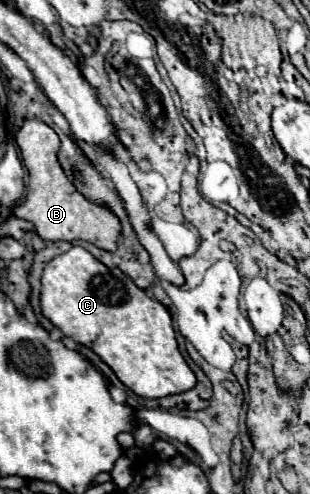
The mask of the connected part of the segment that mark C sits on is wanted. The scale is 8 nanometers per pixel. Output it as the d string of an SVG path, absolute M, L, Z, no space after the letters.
M72 247L44 267L40 281L42 315L66 337L92 349L138 397L158 399L196 385L196 375L178 351L168 309L138 289L118 267L108 269L86 249Z

